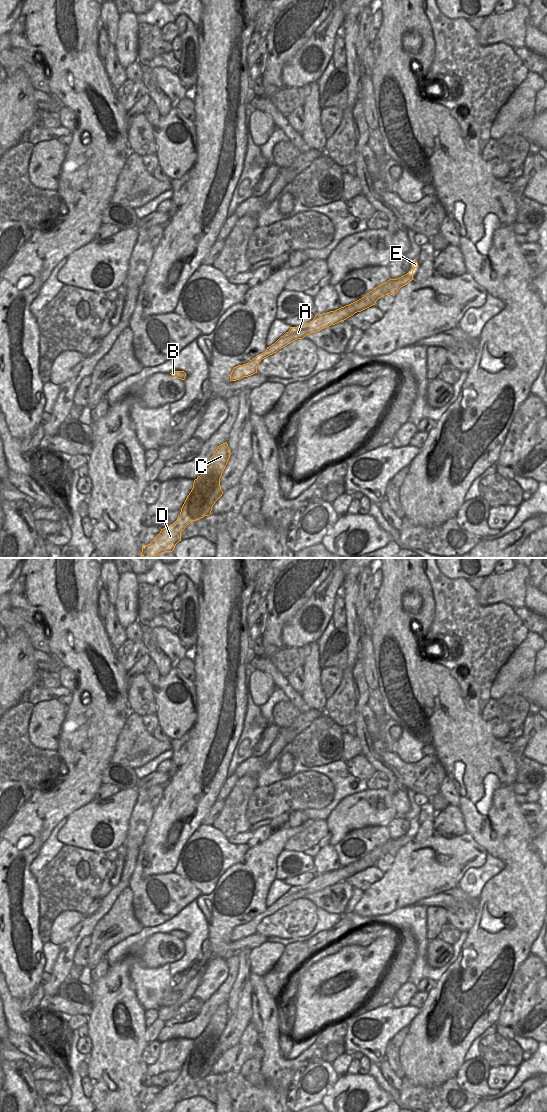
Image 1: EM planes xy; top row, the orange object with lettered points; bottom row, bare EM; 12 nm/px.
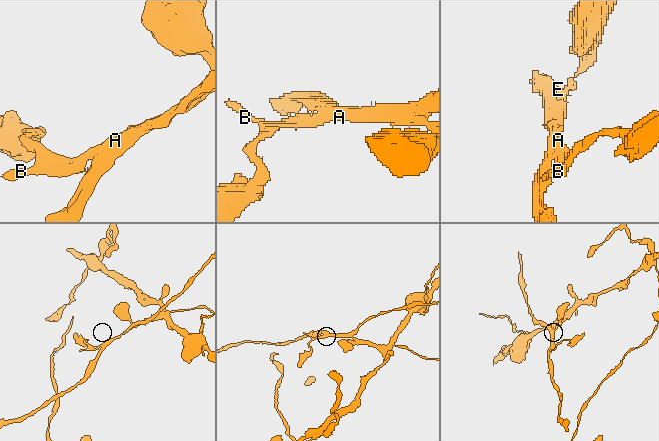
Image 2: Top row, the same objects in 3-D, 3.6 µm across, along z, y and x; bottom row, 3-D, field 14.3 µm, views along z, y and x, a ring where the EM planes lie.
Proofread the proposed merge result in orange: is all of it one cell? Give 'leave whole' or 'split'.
split

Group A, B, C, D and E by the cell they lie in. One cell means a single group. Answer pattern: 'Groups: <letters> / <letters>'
Groups: A C D E / B.

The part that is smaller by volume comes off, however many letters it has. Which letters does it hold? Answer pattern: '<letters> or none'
B

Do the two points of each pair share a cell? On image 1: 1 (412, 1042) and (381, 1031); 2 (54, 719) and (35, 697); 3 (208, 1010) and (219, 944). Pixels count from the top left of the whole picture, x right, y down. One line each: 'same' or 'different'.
1: different
2: different
3: same

